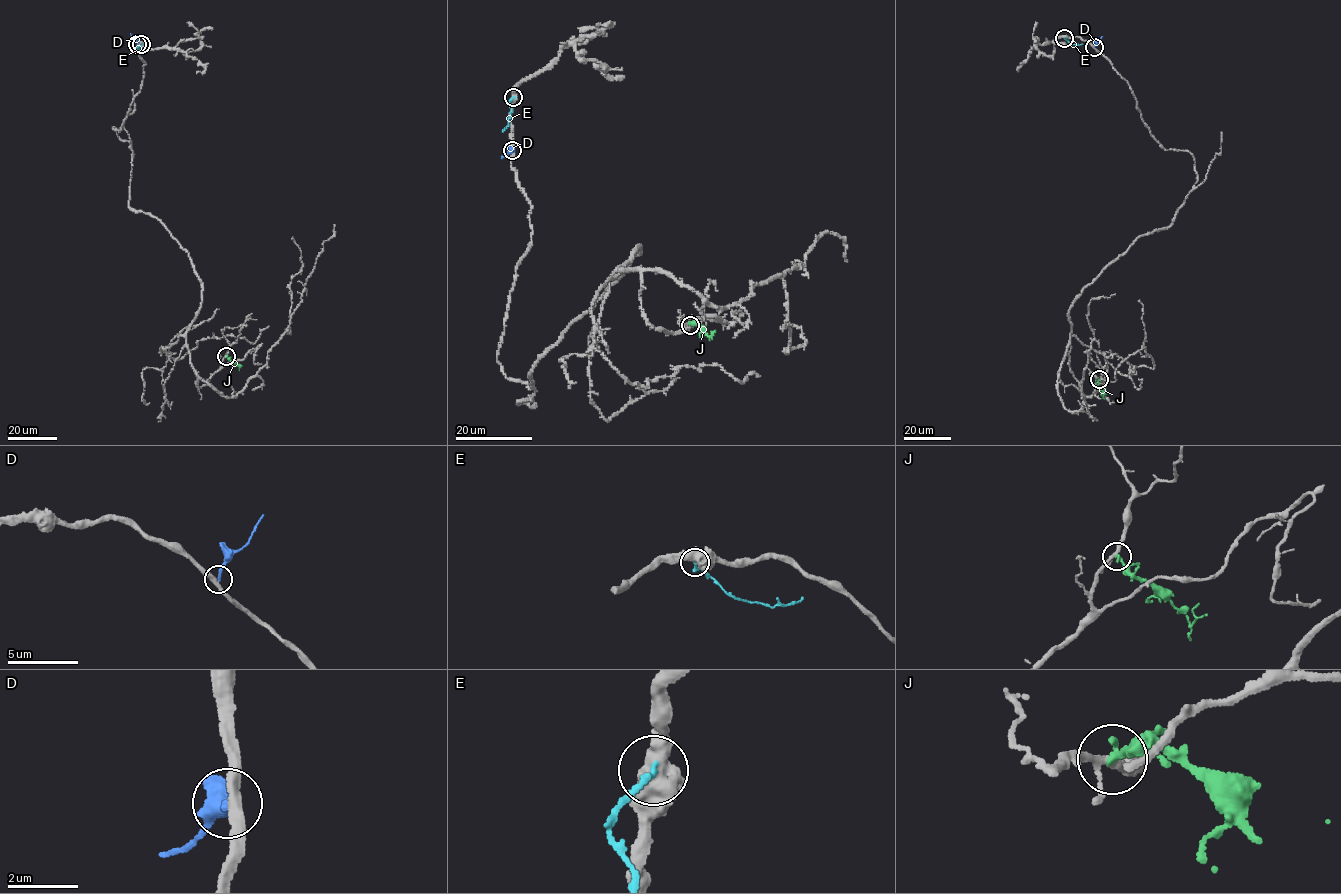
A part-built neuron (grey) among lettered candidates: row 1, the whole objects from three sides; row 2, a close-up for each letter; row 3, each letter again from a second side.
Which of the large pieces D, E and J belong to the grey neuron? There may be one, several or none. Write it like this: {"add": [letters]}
{"add": []}

